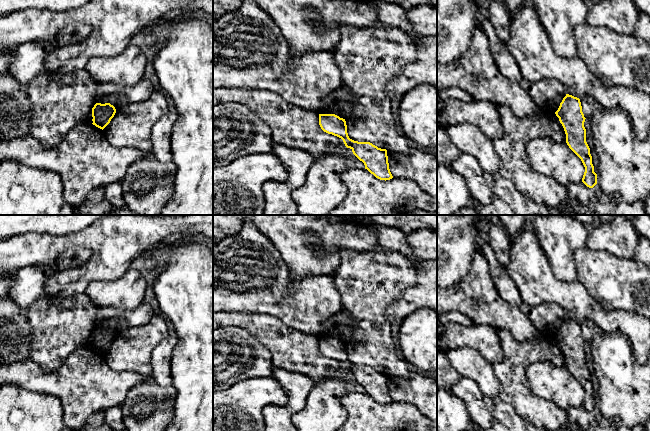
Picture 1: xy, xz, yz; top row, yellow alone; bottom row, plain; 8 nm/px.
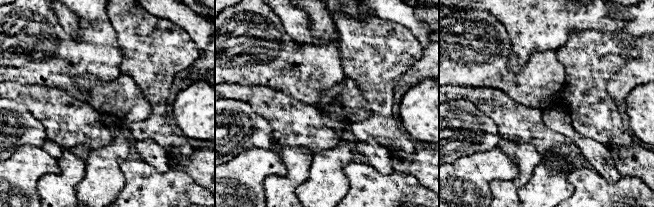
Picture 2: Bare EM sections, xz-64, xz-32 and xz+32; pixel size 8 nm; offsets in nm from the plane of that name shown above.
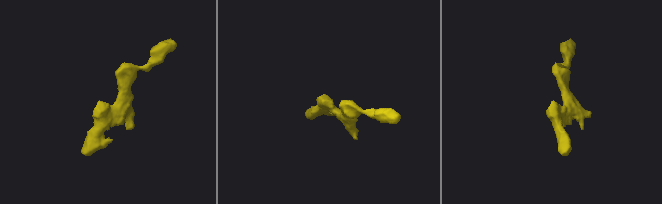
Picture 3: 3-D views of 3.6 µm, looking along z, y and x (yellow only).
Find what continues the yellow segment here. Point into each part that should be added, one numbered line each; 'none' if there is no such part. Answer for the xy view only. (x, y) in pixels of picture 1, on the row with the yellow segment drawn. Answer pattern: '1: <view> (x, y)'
none

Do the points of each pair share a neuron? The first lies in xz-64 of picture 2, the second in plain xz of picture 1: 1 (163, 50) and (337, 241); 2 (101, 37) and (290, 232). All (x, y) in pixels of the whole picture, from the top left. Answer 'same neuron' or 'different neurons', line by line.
1: different neurons
2: different neurons

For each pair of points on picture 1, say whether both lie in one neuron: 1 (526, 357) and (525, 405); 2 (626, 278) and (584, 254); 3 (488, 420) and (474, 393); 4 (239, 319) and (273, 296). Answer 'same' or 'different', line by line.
1: same
2: same
3: same
4: different

